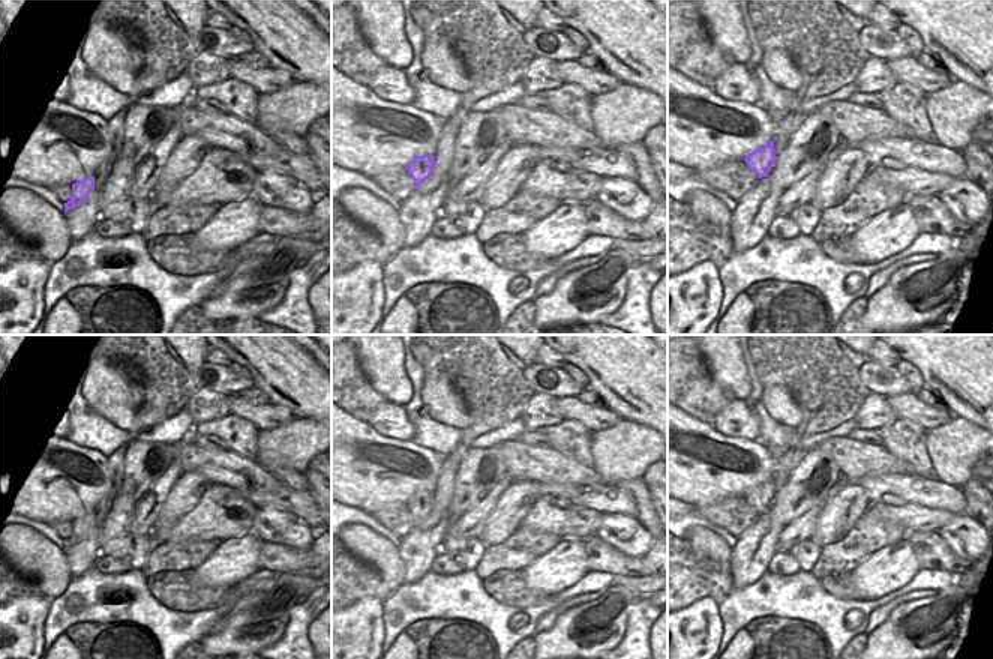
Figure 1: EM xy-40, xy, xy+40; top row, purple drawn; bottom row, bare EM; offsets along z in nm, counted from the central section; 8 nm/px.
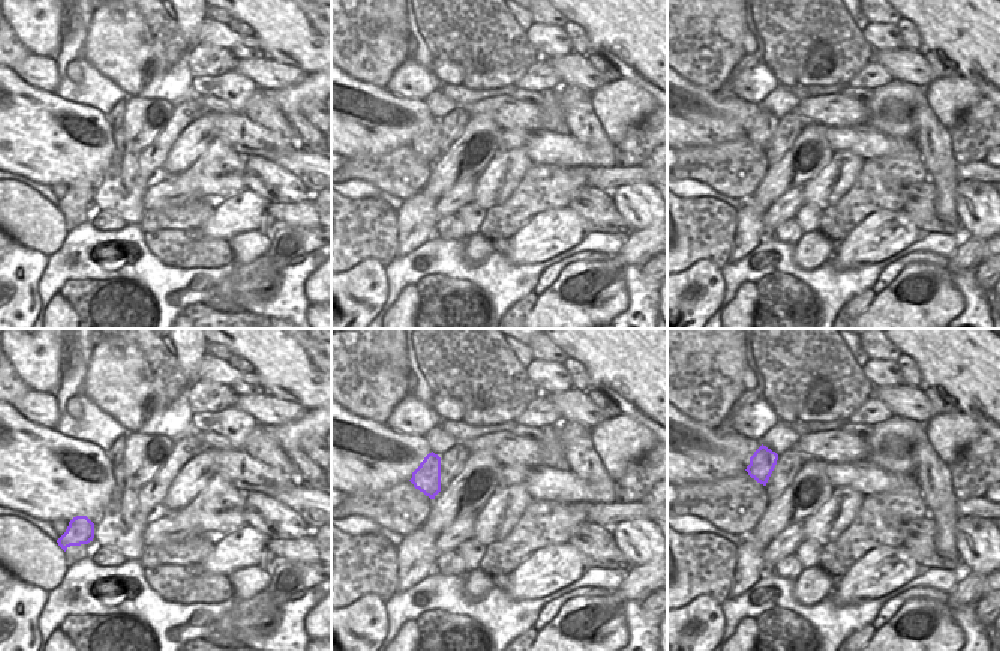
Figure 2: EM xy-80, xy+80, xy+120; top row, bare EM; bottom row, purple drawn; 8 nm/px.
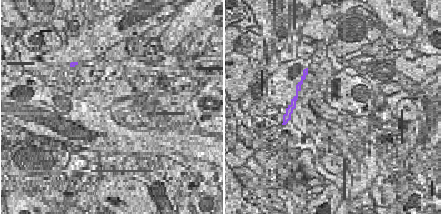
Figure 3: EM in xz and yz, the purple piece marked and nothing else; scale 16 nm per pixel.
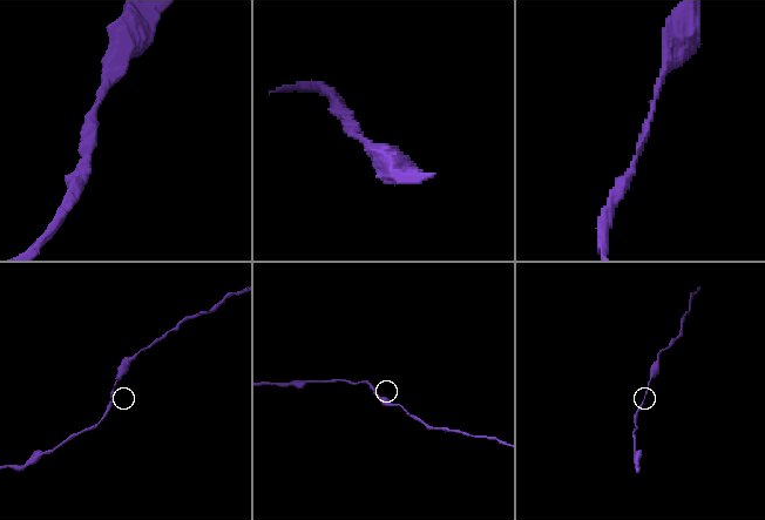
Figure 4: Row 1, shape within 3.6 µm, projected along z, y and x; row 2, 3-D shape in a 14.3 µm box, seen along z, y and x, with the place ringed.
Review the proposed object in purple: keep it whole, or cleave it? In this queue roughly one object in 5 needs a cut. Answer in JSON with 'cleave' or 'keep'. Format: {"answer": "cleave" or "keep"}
{"answer": "keep"}

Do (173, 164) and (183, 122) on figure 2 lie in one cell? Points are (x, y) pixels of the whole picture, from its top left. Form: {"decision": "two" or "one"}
{"decision": "two"}

